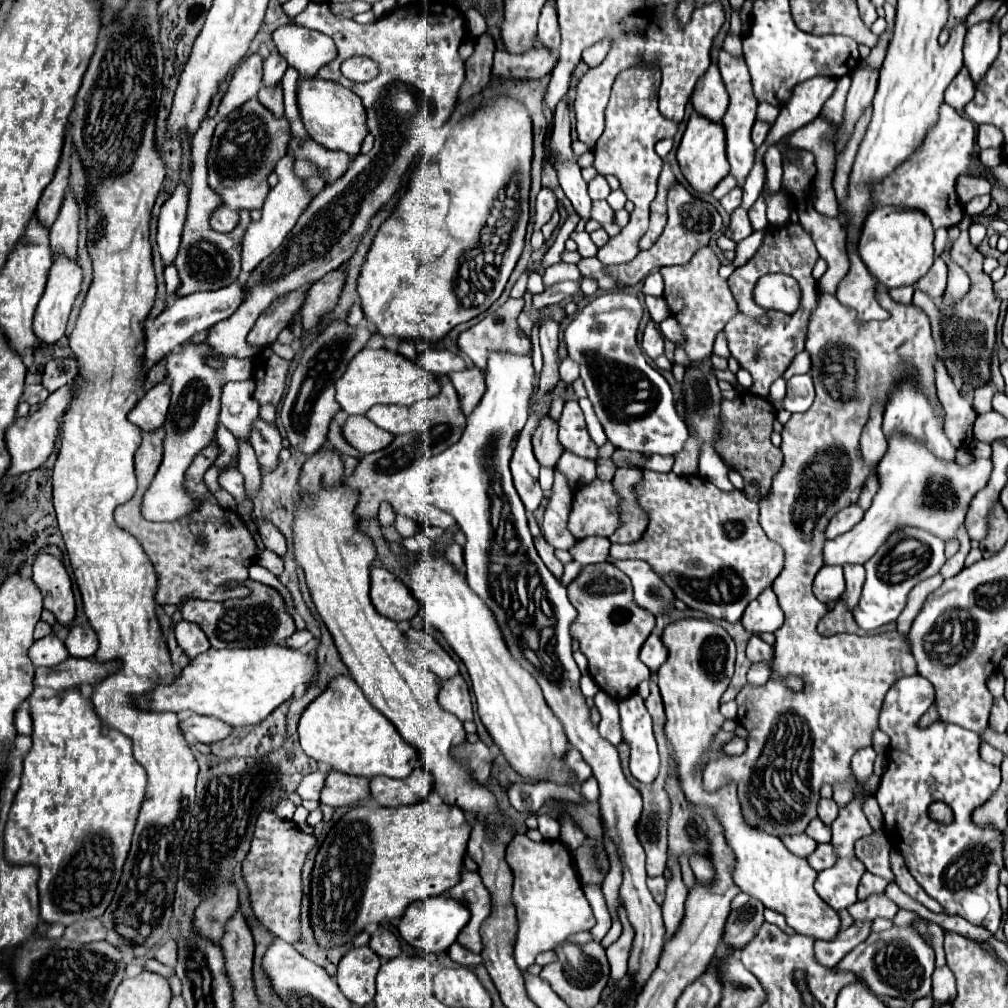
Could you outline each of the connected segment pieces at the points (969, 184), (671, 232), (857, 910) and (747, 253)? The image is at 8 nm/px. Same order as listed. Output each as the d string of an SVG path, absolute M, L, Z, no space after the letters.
M960 176L960 178L956 180L956 192L958 192L958 198L966 204L966 202L970 202L974 196L990 194L990 184L988 184L984 178Z
M676 182L668 190L668 224L652 248L640 252L634 260L630 260L626 264L604 266L597 257L592 257L582 258L577 266L583 277L595 280L598 288L602 288L602 290L628 288L628 286L634 286L640 280L644 280L656 268L690 262L690 258L696 254L696 250L706 246L710 242L710 238L720 232L720 228L722 228L722 216L718 214L718 210L712 204L692 196L680 182Z
M884 894L866 898L864 902L856 902L848 908L850 916L854 918L854 922L874 922L876 918L886 918L886 920L894 920L898 906L888 900Z
M758 230L758 232L750 234L746 240L738 242L734 264L736 264L736 266L742 266L742 264L746 264L746 262L752 258L752 254L758 250L758 246L762 244L762 238L764 238L764 230Z

